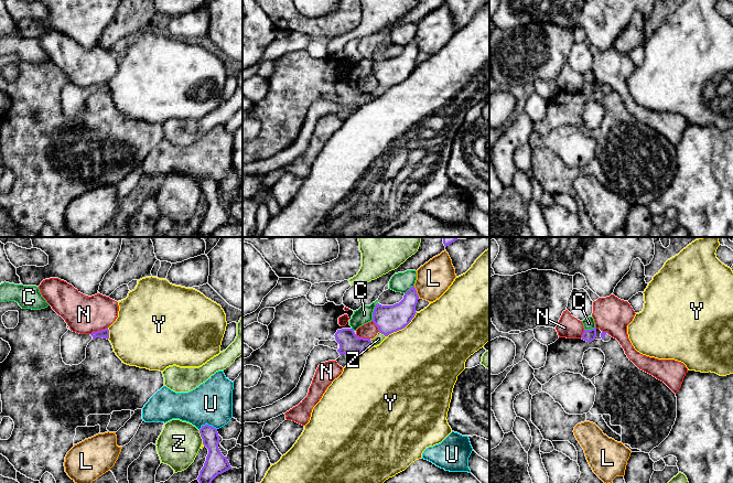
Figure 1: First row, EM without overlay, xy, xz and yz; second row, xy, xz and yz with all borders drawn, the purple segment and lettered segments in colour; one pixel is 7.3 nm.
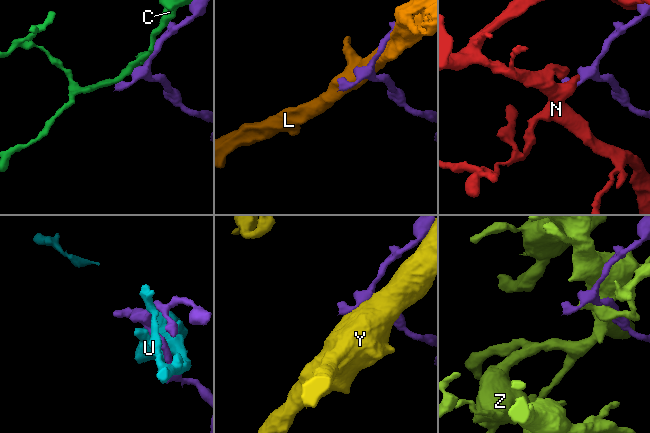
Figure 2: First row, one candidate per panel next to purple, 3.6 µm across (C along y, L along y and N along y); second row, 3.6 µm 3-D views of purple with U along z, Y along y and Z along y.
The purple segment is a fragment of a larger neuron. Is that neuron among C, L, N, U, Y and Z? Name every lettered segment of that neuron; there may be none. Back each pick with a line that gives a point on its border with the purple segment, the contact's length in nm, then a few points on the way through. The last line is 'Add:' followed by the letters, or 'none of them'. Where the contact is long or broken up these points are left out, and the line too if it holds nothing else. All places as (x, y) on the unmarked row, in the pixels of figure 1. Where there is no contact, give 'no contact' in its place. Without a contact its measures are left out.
Add: none of them

